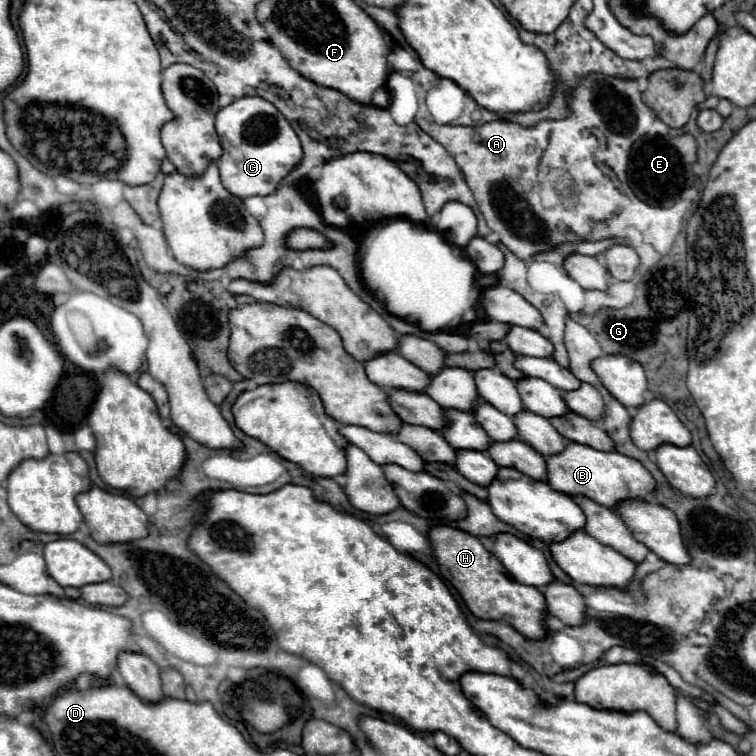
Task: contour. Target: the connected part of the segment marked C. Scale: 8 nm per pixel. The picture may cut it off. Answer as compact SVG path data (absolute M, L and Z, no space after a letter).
M240 98L222 108L216 116L216 130L224 154L218 160L220 178L226 190L238 198L268 196L302 160L300 140L280 110L264 98Z

